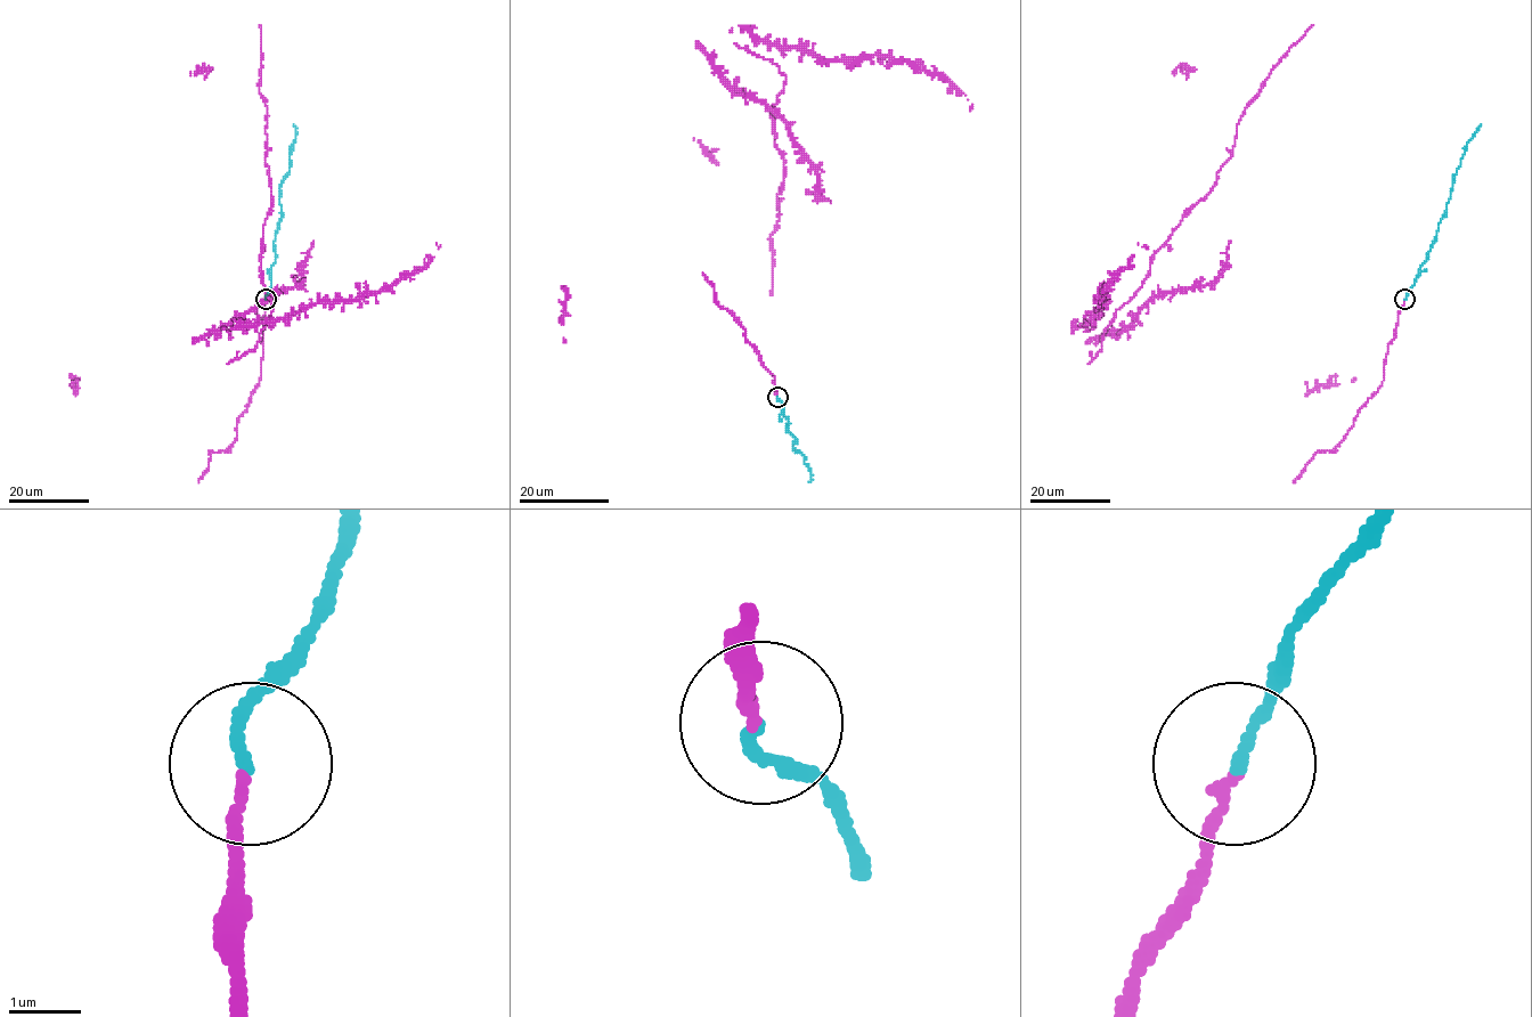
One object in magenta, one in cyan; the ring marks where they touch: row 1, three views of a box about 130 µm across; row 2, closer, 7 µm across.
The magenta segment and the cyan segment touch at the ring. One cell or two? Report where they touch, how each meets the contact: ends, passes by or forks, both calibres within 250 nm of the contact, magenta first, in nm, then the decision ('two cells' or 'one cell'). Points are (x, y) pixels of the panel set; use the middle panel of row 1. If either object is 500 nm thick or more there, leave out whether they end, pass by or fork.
at (777, 397); magenta ends there; cyan ends there; 150 nm thick on the magenta side, 160 nm on the other; one cell

